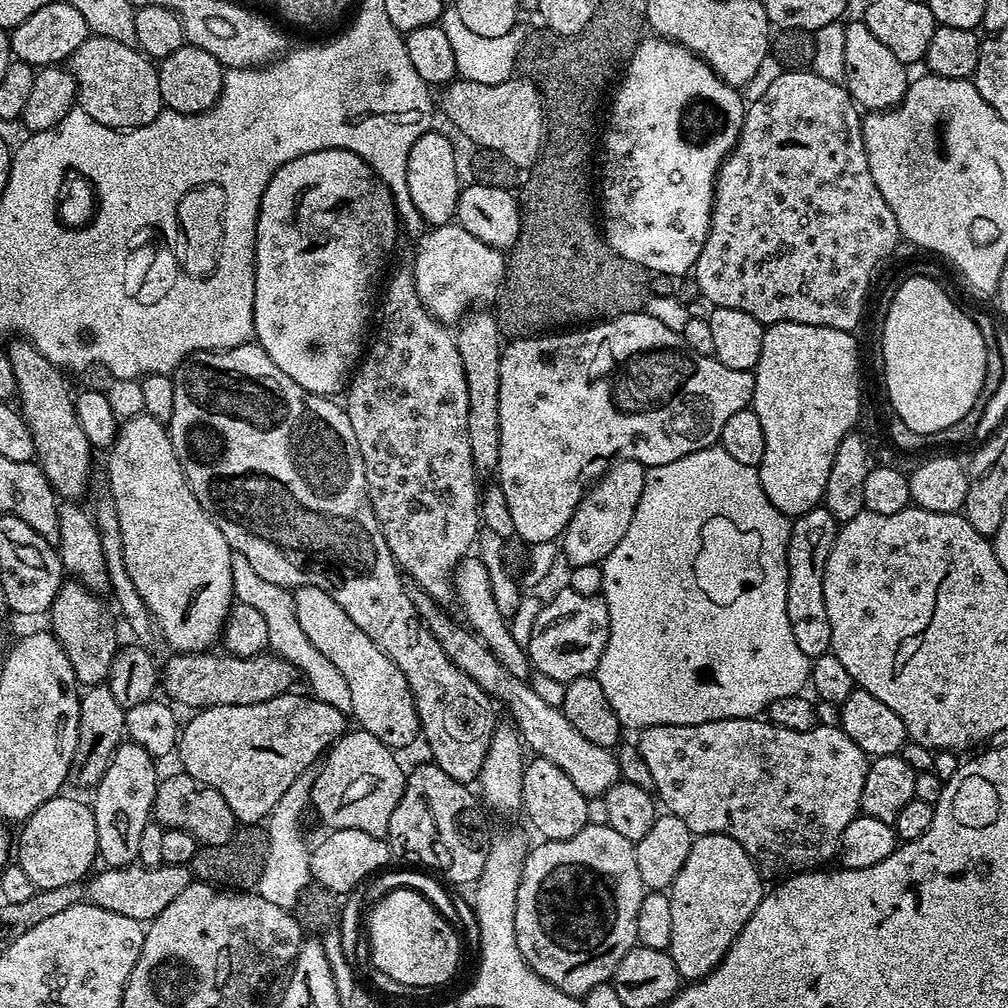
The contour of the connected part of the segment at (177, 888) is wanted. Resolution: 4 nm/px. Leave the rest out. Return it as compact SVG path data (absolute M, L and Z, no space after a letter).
M137 862L126 868L105 867L103 871L97 871L87 881L87 903L141 922L150 922L162 914L162 910L166 910L166 906L170 906L170 902L174 902L174 898L178 898L178 894L182 894L182 890L186 890L186 886L194 880L191 871L183 864L160 863L156 868L146 868Z

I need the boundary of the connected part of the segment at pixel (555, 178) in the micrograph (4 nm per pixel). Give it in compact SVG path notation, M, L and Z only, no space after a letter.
M600 12L600 16L595 16L596 20L590 18L590 22L576 36L557 36L549 28L541 27L540 32L532 32L528 37L521 39L518 44L518 68L527 79L535 84L536 89L544 98L546 112L546 136L547 140L543 152L536 159L530 171L527 173L528 181L524 184L524 189L518 192L518 203L520 206L520 233L515 244L512 245L506 256L506 267L504 269L504 283L500 290L500 295L494 301L494 315L501 333L508 338L523 338L526 336L539 336L551 333L553 330L568 330L573 326L591 326L597 322L613 320L622 314L644 311L644 303L648 300L650 289L648 289L648 279L650 273L647 268L638 266L638 262L630 262L616 253L603 235L598 231L598 216L594 211L594 192L588 189L588 167L592 164L592 143L598 140L598 124L596 128L596 111L600 108L600 95L604 92L604 87L617 79L618 73L627 65L628 59L632 56L637 44L642 39L642 33L646 28L645 15L624 16L624 12Z

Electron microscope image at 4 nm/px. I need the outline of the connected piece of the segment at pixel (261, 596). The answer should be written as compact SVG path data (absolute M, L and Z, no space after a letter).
M232 553L231 558L231 580L233 597L241 604L253 606L261 611L262 618L266 621L268 648L281 659L288 660L306 676L310 684L309 691L316 699L325 702L328 706L334 706L340 712L348 714L352 711L350 686L346 683L346 678L321 651L310 643L306 634L302 631L302 626L298 623L297 615L294 614L291 595L283 588L272 582L267 582L258 576L251 569L250 562L246 556Z

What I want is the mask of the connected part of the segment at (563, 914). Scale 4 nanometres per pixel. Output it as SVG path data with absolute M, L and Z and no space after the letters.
M590 822L582 830L578 830L578 834L574 834L574 838L544 840L540 842L540 845L533 852L531 849L525 855L522 878L518 882L516 909L514 910L516 945L522 954L522 958L530 966L530 970L534 970L534 974L546 978L546 982L550 982L550 986L558 986L558 990L562 990L562 994L570 994L577 998L583 998L594 986L609 983L614 970L618 966L618 962L622 962L622 958L626 958L626 954L631 948L637 947L636 922L638 920L638 906L642 904L642 898L646 891L642 882L642 874L638 874L638 862L636 861L636 849L633 841L622 838L622 834L618 834L618 830L614 830L606 822L599 823Z

